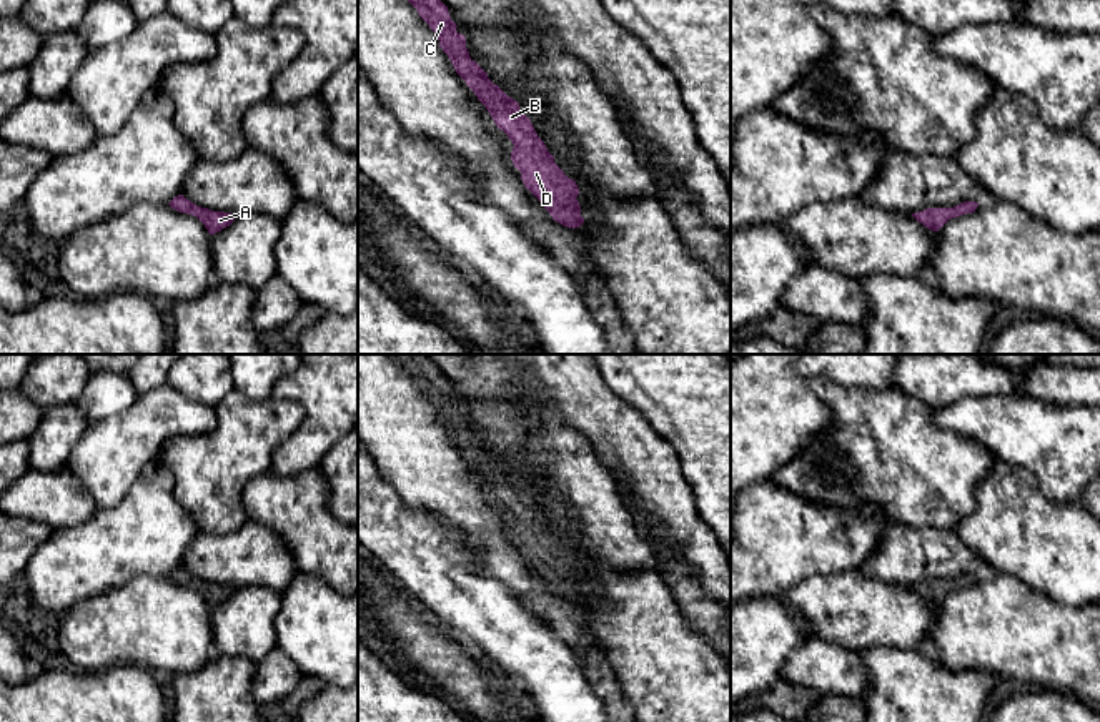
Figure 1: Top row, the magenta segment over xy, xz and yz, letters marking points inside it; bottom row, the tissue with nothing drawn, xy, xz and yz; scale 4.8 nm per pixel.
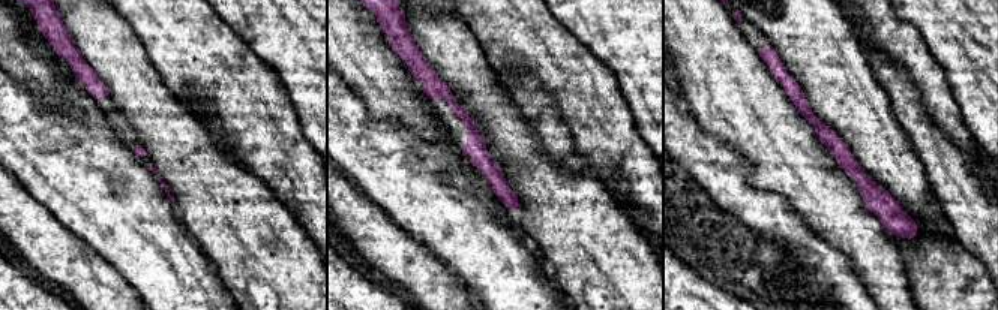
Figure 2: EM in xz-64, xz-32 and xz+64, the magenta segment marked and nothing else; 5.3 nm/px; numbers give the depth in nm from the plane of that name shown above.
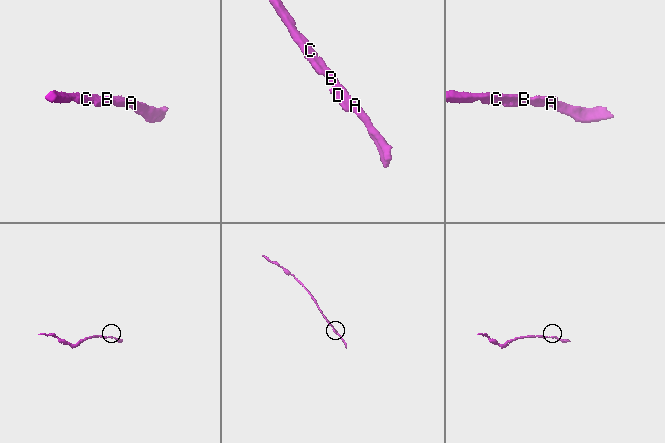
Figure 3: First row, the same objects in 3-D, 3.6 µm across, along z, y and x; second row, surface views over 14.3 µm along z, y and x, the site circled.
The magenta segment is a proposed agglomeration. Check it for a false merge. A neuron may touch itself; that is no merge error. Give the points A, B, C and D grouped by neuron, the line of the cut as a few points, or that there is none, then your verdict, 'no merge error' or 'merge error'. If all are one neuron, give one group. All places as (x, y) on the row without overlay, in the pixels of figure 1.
A B C D | no cut | no merge error

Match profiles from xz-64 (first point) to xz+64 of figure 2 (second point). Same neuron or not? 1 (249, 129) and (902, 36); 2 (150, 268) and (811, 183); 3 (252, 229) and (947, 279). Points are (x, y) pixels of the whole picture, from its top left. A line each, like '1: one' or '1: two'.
1: one
2: two
3: one

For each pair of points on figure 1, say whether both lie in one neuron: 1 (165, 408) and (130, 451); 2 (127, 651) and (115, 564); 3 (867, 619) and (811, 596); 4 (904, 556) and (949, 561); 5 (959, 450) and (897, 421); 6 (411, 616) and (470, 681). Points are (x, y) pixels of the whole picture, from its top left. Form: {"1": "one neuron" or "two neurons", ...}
{"1": "one neuron", "2": "two neurons", "3": "one neuron", "4": "one neuron", "5": "one neuron", "6": "one neuron"}

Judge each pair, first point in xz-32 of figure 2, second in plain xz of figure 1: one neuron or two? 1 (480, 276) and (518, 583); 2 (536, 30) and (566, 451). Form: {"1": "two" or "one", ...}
{"1": "two", "2": "two"}

